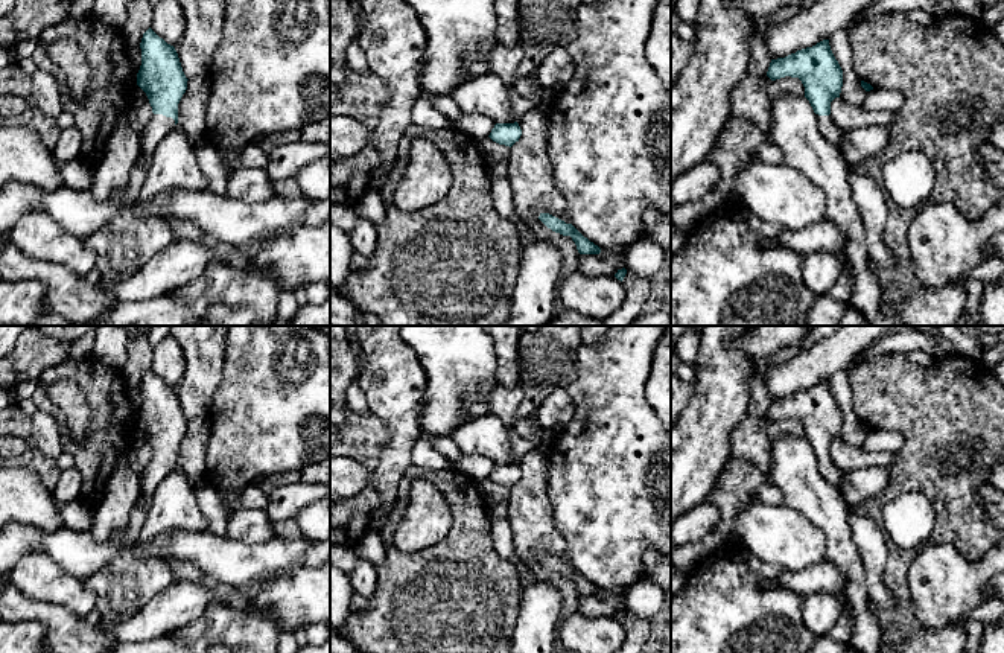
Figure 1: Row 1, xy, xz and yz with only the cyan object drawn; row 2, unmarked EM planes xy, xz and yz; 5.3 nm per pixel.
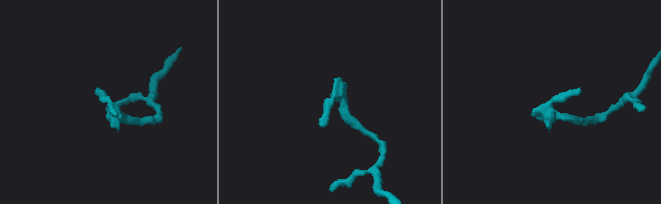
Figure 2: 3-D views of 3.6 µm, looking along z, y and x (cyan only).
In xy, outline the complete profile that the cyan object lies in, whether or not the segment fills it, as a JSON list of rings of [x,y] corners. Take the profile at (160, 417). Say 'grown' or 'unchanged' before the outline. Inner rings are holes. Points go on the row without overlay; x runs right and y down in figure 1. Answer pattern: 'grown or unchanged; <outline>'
grown; [[[151,368],[143,374],[140,390],[141,406],[137,414],[137,426],[146,434],[154,454],[138,473],[143,505],[149,510],[154,490],[178,464],[178,444],[187,431],[189,420],[175,388]]]

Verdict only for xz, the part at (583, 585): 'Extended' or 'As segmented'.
As segmented

